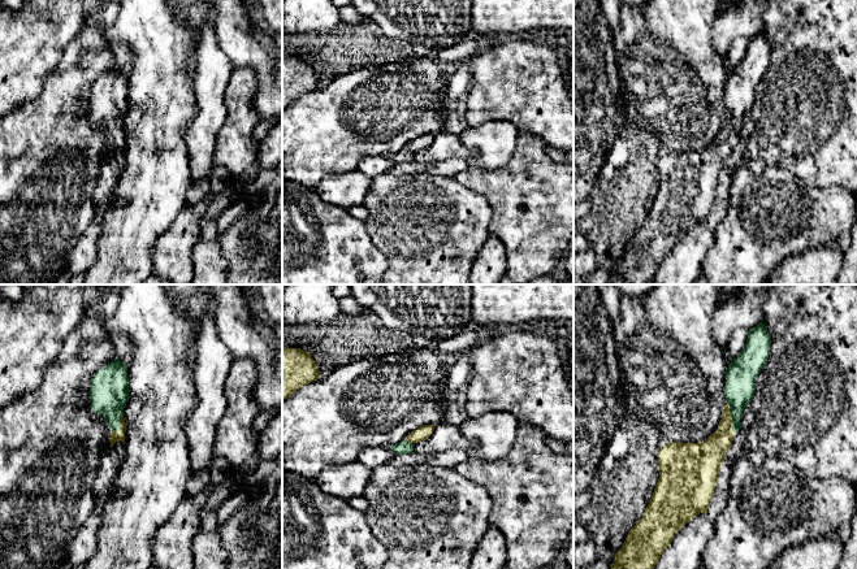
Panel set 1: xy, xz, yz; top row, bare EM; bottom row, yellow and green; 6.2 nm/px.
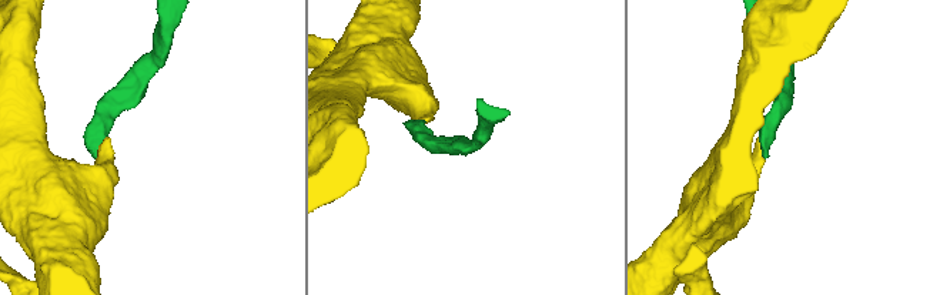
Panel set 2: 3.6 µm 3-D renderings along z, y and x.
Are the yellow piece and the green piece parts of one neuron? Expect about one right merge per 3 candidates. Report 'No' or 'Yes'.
Yes

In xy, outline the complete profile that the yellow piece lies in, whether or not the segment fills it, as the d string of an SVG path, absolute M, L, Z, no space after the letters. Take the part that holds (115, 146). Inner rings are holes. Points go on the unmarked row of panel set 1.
M116 66L111 73L99 78L91 87L88 104L91 118L103 123L112 138L109 143L112 156L118 149L125 153L124 117L129 110L127 73Z

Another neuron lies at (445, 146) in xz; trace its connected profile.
M441 131L436 134L433 143L421 151L414 153L414 160L420 164L440 162L449 158L469 158L476 151L459 139L459 135Z

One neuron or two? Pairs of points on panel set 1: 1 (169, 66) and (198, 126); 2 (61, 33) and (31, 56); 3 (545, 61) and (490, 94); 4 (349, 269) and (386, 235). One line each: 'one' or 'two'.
1: two
2: one
3: one
4: two

